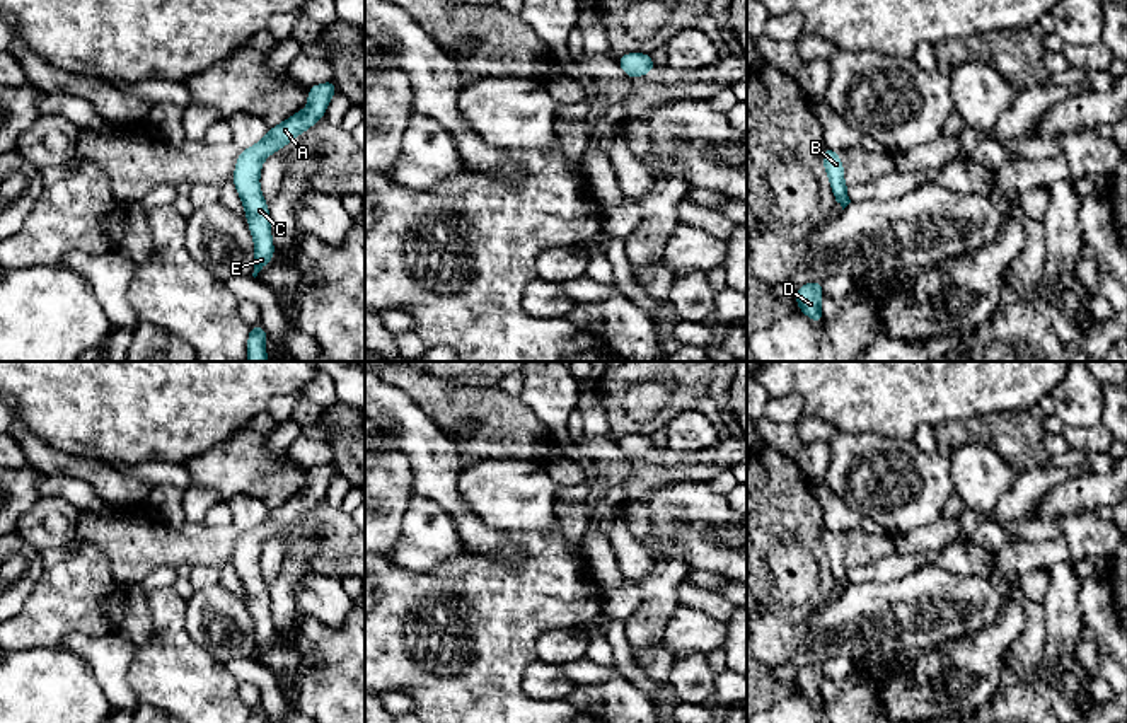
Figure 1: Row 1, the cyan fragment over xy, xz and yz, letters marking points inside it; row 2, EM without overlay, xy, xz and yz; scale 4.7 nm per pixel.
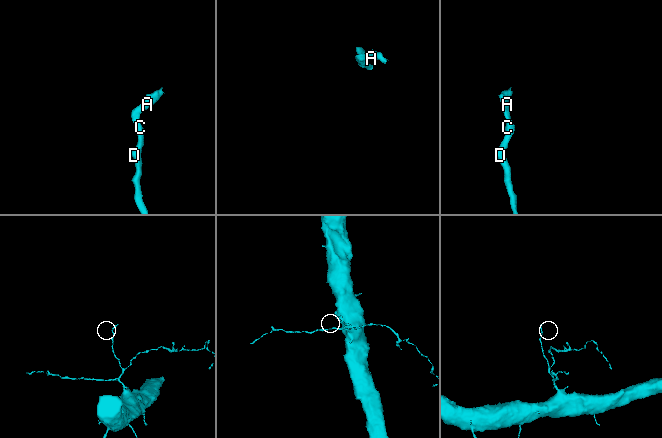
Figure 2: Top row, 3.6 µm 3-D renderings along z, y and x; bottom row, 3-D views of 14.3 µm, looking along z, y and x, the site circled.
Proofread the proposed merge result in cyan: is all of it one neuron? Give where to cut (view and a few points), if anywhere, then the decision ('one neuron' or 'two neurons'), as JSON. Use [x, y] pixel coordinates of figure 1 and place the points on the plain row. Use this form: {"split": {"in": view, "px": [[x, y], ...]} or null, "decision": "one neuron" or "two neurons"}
{"split": null, "decision": "one neuron"}

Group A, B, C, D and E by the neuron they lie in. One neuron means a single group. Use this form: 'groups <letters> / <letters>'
groups A B C D E

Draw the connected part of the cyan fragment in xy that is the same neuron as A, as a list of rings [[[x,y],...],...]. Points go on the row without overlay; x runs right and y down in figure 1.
[[[334,462],[309,469],[309,486],[305,491],[269,510],[261,523],[246,532],[240,532],[237,539],[232,564],[240,578],[247,607],[254,622],[254,660],[275,639],[268,592],[269,585],[263,580],[259,568],[261,547],[271,535],[286,529],[298,517],[324,500],[331,479],[338,472],[339,469]]]

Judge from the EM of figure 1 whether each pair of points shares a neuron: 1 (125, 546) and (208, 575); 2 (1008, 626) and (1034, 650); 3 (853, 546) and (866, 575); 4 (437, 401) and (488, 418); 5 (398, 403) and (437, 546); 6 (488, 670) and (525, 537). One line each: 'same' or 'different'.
1: different
2: different
3: different
4: same
5: different
6: same

